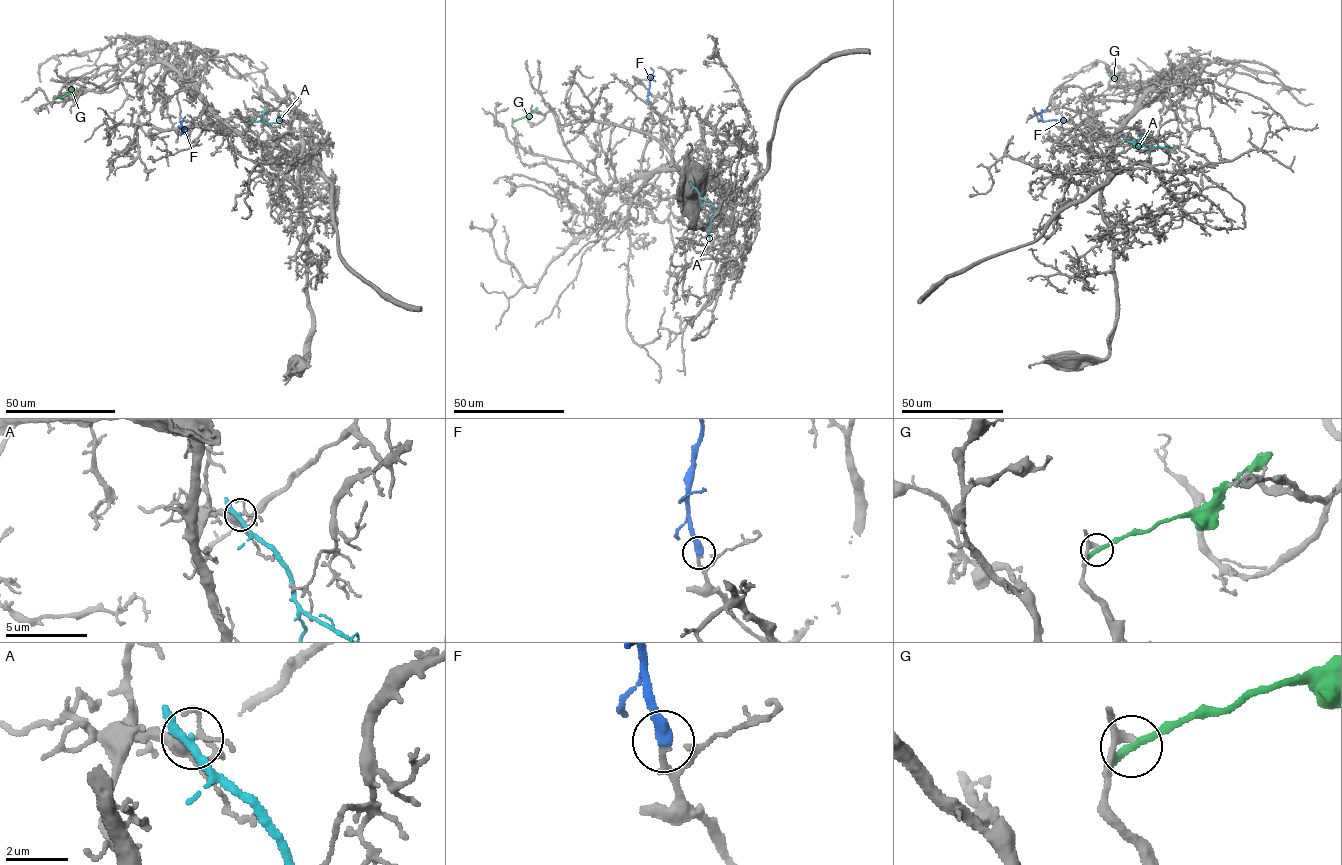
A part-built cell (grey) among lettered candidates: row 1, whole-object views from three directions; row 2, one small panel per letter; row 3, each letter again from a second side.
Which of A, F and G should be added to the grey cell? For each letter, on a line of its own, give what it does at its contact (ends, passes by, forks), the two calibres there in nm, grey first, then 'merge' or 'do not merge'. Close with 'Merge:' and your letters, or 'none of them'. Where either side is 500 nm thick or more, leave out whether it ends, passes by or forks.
A: it passes by; 280 nm thick on the grey side, 240 nm on the other; do not merge
F: it ends there; 220 nm thick on the grey side, 400 nm on the other; merge
G: it ends there; 200 nm thick on the grey side, 320 nm on the other; do not merge
Merge: F

